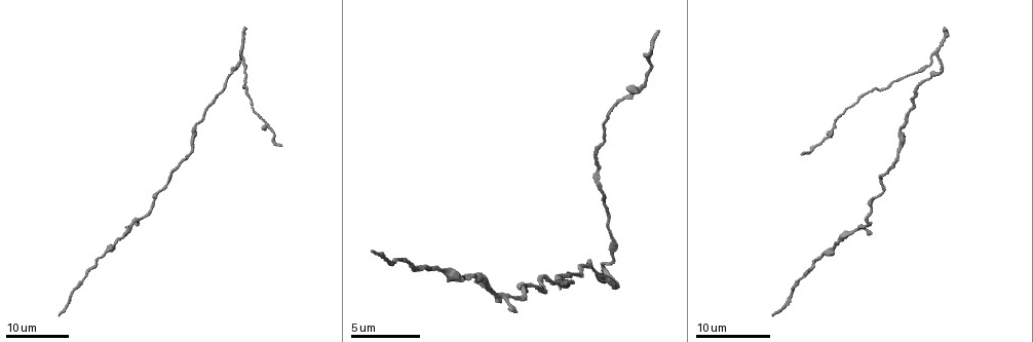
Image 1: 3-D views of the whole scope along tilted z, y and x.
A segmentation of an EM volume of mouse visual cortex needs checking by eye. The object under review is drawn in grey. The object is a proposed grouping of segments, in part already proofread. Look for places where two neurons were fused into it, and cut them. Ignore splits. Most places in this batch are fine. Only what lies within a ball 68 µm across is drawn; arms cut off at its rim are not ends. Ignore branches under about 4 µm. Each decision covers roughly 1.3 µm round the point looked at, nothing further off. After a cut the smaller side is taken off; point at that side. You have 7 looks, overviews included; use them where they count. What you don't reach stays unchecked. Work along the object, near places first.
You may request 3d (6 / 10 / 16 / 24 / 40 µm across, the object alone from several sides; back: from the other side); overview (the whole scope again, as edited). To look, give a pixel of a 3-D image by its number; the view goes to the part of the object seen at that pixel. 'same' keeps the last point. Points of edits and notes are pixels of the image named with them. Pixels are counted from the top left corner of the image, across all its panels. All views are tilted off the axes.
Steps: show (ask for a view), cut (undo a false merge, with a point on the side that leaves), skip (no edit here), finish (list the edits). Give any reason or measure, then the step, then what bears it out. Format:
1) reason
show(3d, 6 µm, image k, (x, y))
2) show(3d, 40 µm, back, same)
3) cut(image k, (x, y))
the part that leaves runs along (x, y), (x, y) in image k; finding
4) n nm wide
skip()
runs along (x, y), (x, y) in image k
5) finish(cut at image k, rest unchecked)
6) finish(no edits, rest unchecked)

calibre changes
show(3d, 24 µm, image 1, (603, 195))

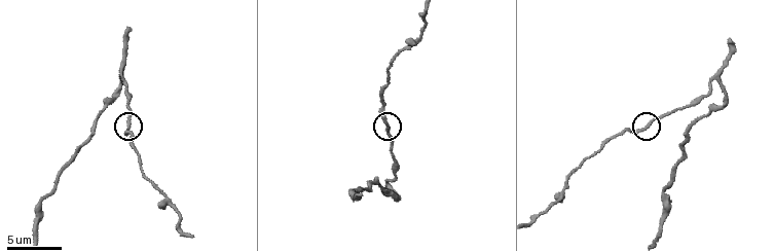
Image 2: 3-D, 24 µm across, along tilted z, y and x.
zoom in
show(3d, 6 µm, image 2, (129, 127))

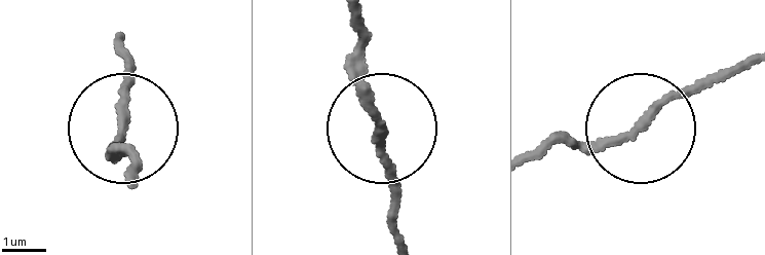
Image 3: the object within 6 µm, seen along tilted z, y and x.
190 nm wide
skip()
runs along (751, 59), (682, 88), (645, 129), (529, 150) in image 3; one neuron here

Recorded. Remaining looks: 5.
narrows sharply
show(3d, 6 µm, image 2, (655, 237))

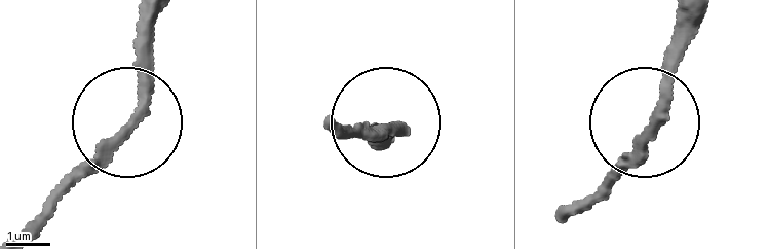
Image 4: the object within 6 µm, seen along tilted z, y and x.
show(3d, 6 µm, back, image 4, (123, 130))

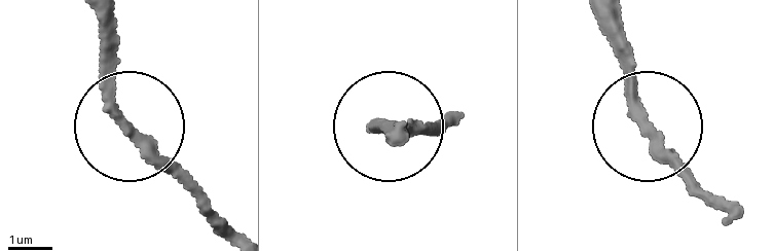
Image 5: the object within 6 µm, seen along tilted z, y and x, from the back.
skip()
runs along (620, 15), (627, 111), (693, 193) in image 5; all the same neuron

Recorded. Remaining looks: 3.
calibre changes
show(3d, 10 µm, image 2, (119, 89))

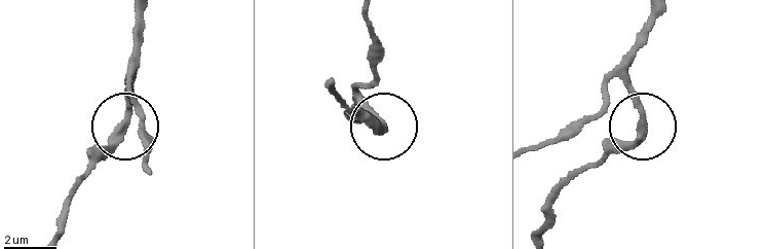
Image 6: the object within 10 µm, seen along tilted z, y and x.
from behind
show(3d, 10 µm, back, image 6, (641, 128))

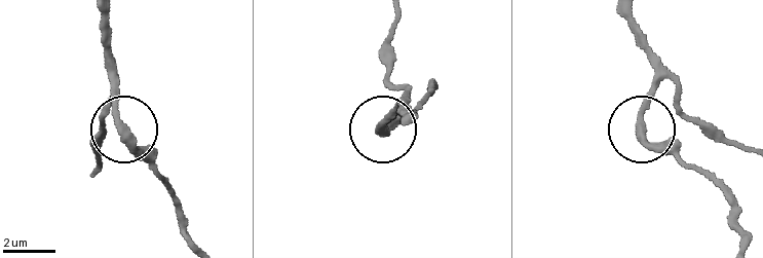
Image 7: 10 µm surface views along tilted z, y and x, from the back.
310 nm wide
skip()
runs along (740, 237), (723, 190), (645, 132), (654, 57) in image 7; all the same neuron

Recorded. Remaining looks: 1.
finish(no edits, rest unchecked)

